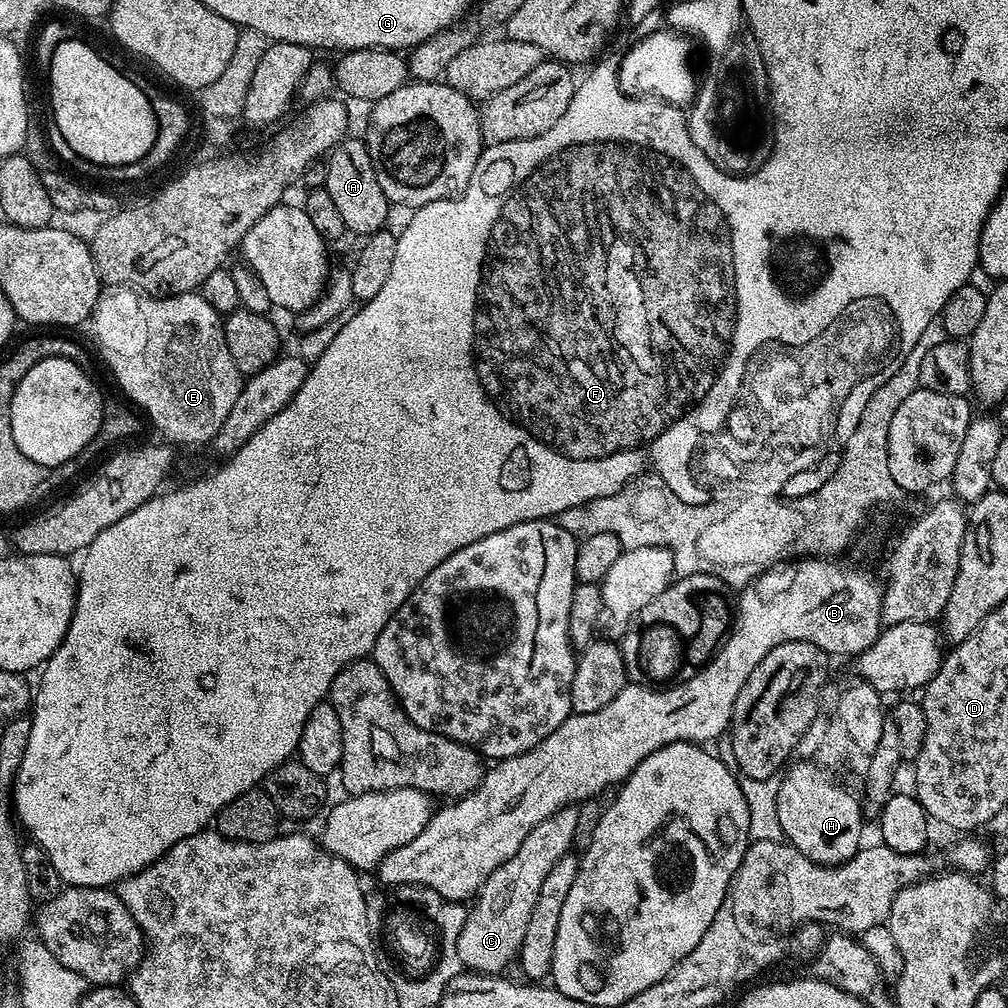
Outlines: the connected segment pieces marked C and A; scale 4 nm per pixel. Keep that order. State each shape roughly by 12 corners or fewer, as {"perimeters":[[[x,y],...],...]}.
{"perimeters":[[[578,814],[538,822],[486,881],[455,944],[465,969],[517,959]],[[363,139],[327,153],[324,189],[349,233],[385,227],[390,205]]]}

